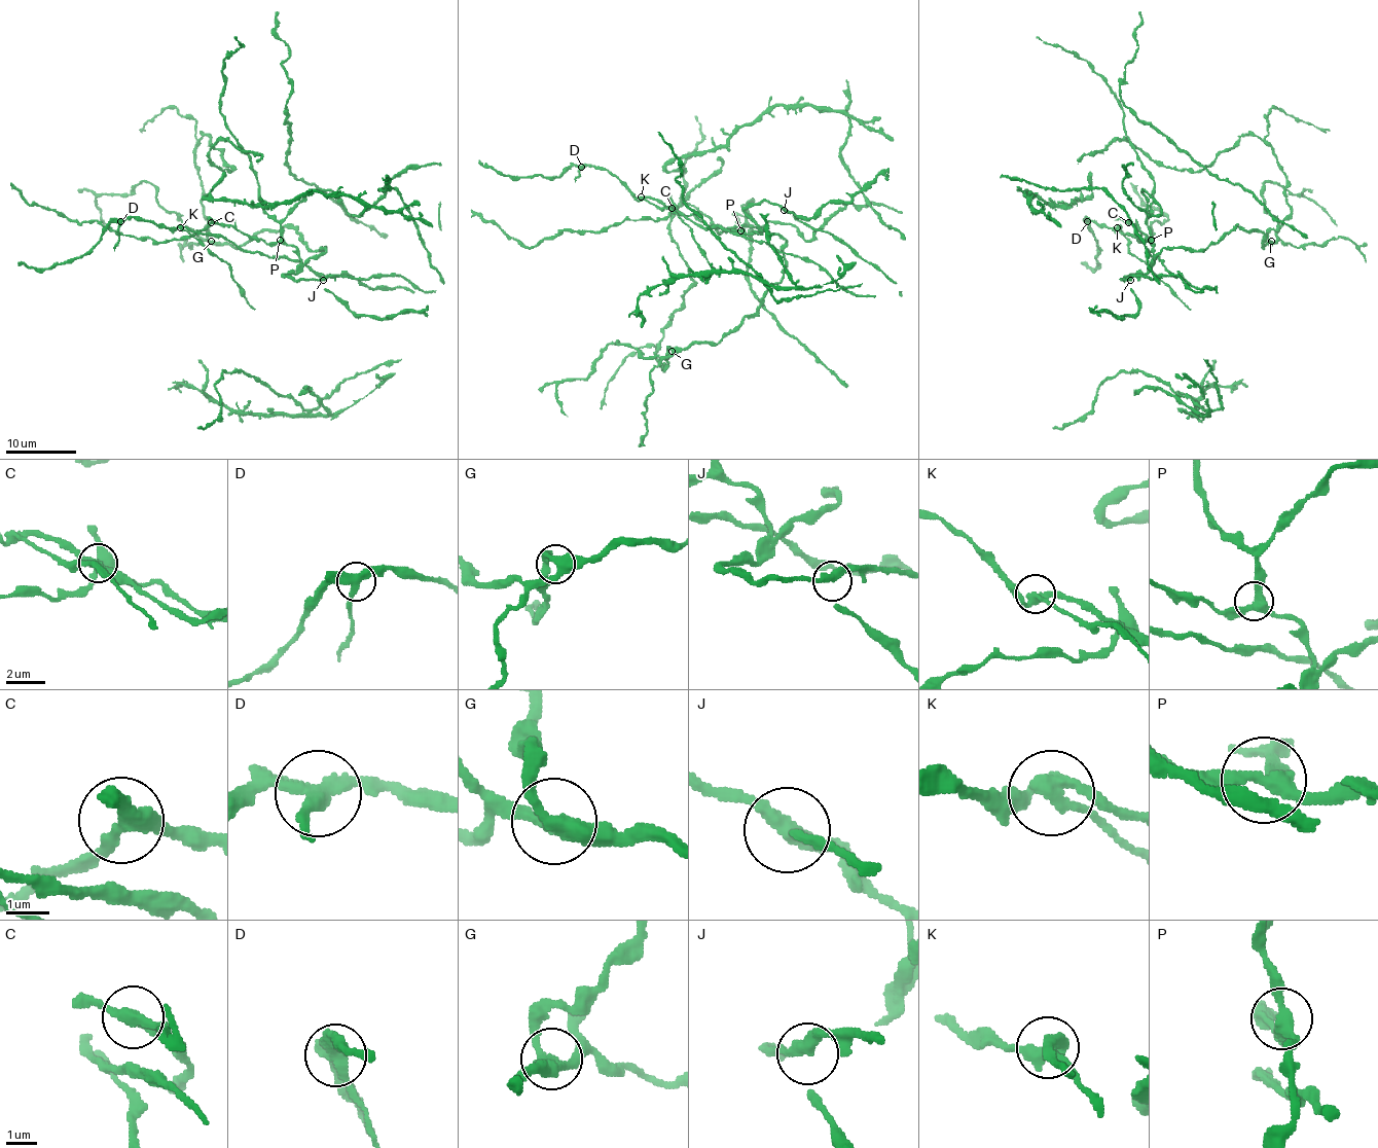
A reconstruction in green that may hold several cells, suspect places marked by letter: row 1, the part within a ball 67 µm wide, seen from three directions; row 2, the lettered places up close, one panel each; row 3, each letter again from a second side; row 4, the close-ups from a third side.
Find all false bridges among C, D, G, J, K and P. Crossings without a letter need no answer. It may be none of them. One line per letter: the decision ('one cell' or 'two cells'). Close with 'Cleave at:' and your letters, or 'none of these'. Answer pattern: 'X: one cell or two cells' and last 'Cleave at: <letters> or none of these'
C: one cell
D: two cells
G: one cell
J: one cell
K: two cells
P: one cell
Cleave at: D, K

